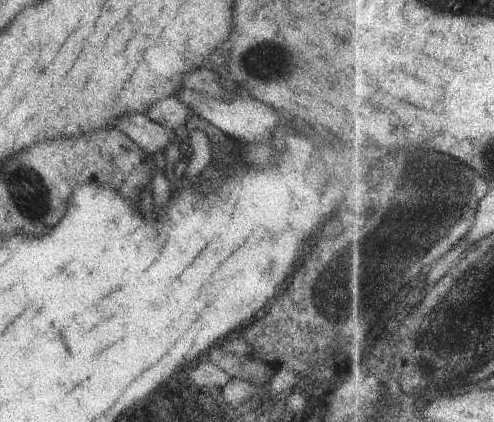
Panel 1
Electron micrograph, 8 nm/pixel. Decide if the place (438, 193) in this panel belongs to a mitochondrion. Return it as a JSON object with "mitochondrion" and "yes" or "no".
{"mitochondrion":"yes"}

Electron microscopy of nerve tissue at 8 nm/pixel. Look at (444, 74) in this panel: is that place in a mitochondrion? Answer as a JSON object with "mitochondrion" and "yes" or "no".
{"mitochondrion":"no"}

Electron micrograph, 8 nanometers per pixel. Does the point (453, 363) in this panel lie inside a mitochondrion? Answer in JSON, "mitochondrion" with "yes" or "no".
{"mitochondrion":"yes"}

